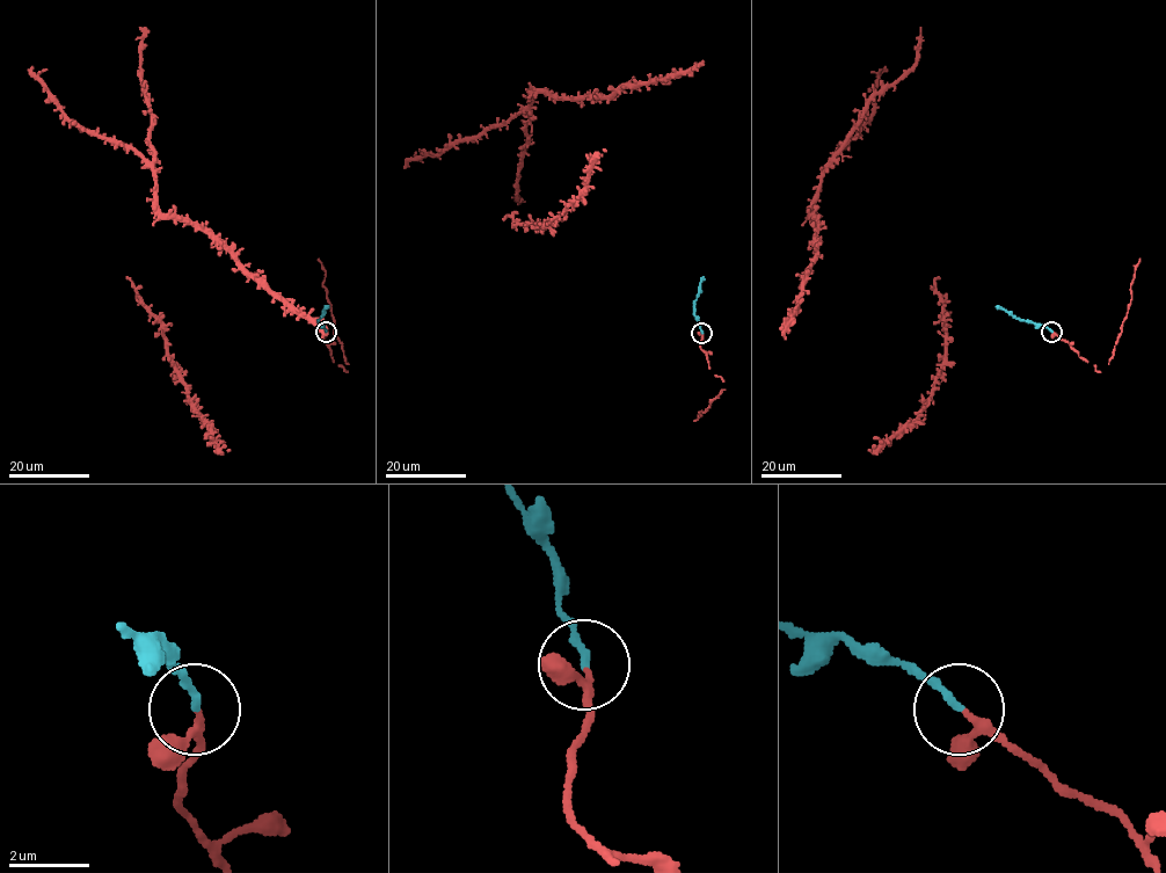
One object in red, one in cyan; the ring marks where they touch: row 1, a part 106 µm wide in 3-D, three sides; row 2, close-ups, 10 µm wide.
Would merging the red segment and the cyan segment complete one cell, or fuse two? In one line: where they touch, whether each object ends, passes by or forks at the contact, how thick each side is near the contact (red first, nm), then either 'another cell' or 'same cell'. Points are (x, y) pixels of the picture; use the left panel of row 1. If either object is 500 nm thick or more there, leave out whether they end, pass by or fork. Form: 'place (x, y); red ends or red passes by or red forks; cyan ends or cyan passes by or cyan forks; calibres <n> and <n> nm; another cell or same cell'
place (326, 332); red passes by; cyan ends; calibres 150 and 190 nm; same cell

